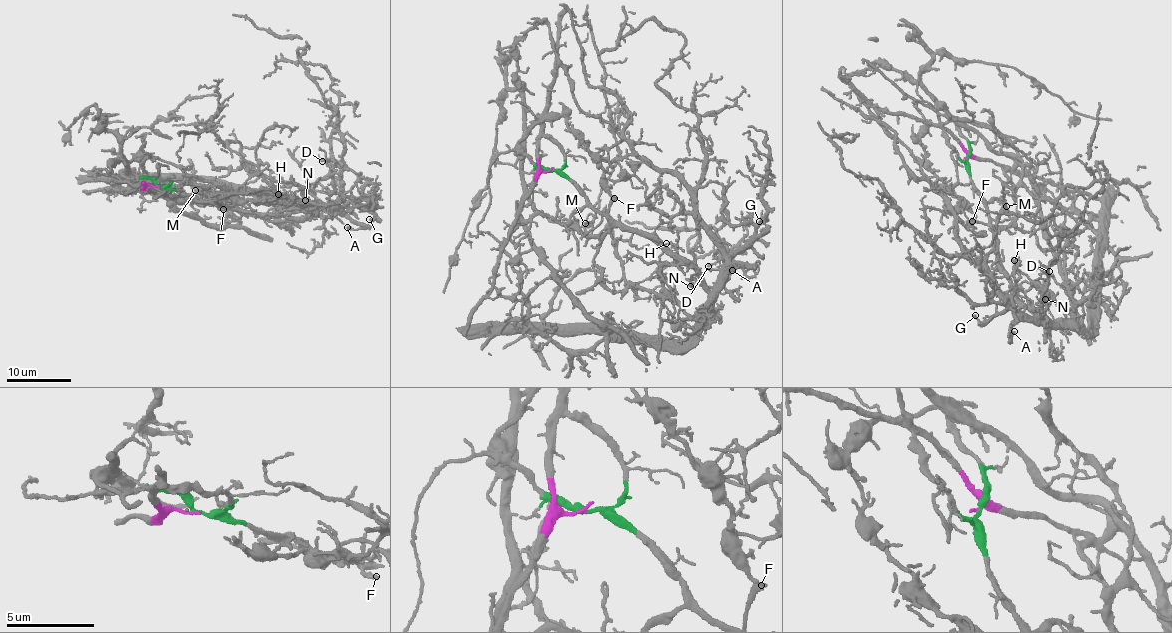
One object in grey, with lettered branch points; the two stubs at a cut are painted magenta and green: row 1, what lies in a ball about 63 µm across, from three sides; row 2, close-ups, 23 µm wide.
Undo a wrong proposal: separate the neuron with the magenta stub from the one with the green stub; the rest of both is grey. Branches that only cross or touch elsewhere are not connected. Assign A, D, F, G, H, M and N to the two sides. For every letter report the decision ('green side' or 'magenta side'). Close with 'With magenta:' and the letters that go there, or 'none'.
A: green side
D: green side
F: green side
G: green side
H: green side
M: green side
N: green side
With magenta: none

